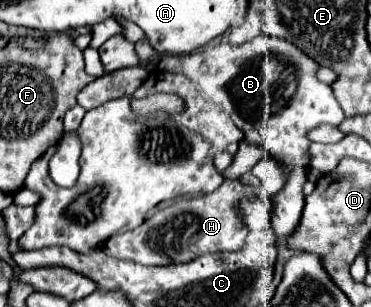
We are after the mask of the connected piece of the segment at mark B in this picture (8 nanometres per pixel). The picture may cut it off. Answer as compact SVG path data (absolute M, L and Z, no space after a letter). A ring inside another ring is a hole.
M257 36L241 46L221 42L193 54L165 54L159 62L159 70L177 74L183 72L189 80L199 84L211 102L229 110L233 122L243 130L247 144L261 146L265 154L273 156L285 168L285 186L271 200L271 226L275 232L293 232L305 206L303 184L307 182L309 174L311 146L307 134L321 124L339 126L345 120L345 112L335 100L331 86L319 82L313 74L317 70L317 62L281 38ZM285 76L297 76L295 94L287 100Z

